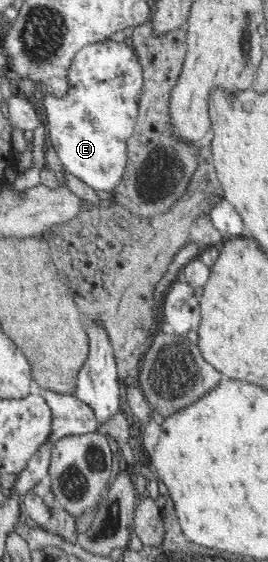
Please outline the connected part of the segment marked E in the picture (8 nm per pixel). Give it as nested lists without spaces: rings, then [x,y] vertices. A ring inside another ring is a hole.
[[[114,40],[91,43],[77,51],[67,78],[68,89],[63,97],[43,95],[51,143],[66,171],[95,191],[113,193],[123,178],[128,161],[127,142],[137,123],[138,103],[144,81],[141,62],[130,43]]]

